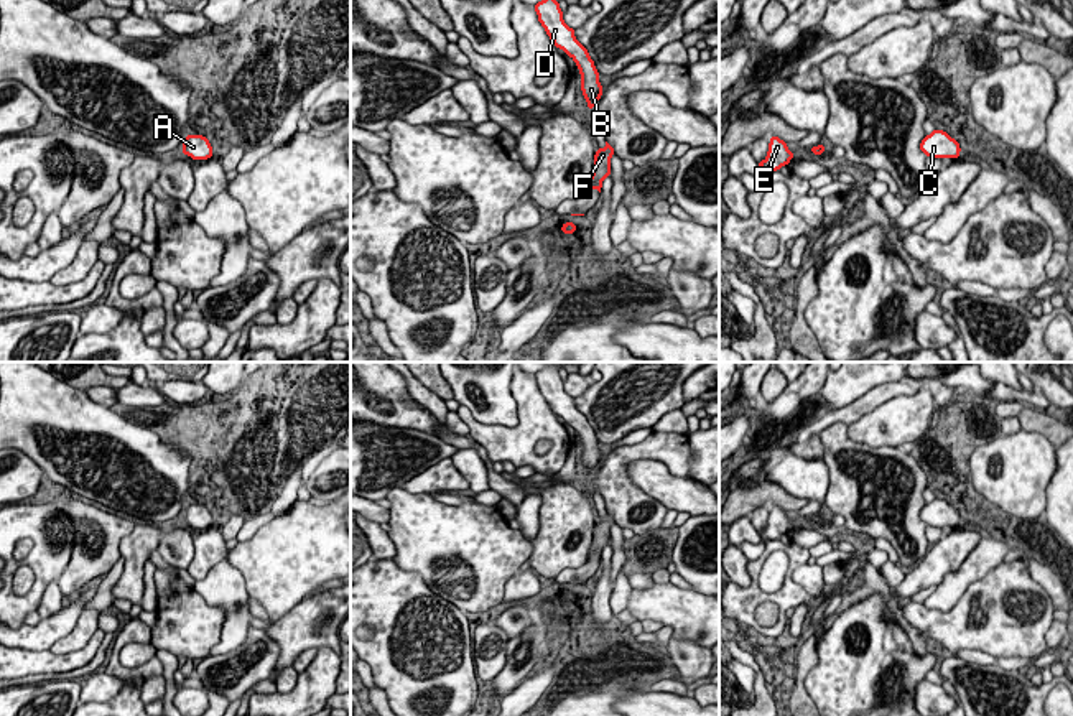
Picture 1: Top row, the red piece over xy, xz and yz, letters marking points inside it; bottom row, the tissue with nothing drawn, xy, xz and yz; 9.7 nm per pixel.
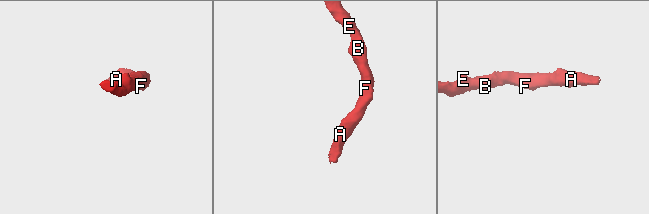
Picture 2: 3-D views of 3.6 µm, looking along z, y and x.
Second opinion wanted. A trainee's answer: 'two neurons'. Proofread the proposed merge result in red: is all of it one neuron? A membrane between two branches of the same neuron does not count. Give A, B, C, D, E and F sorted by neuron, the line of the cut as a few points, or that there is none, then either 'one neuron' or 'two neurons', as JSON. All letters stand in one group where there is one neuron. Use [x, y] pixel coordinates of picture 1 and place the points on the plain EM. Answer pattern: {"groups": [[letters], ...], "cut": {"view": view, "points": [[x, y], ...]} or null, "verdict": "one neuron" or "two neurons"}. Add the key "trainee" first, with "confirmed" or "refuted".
{"trainee": "refuted", "groups": [["A", "B", "C", "D", "E", "F"]], "cut": null, "verdict": "one neuron"}

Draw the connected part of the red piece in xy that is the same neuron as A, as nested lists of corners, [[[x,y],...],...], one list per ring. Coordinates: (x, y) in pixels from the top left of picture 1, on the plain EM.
[[[186,504],[183,523],[191,525],[193,528],[207,528],[212,525],[212,515],[202,504]]]

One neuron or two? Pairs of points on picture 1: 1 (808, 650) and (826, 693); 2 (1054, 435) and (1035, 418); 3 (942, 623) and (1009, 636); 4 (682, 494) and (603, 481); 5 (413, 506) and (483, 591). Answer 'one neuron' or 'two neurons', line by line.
1: two neurons
2: one neuron
3: one neuron
4: two neurons
5: one neuron

